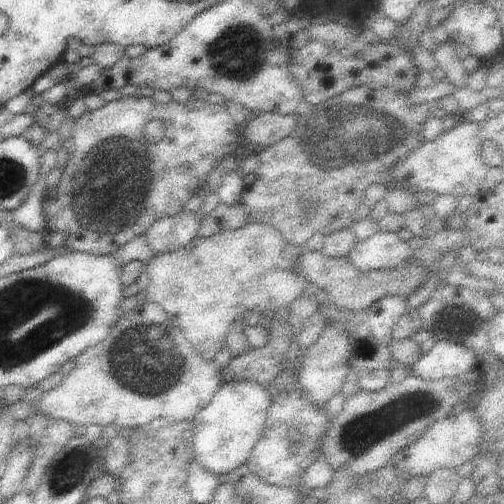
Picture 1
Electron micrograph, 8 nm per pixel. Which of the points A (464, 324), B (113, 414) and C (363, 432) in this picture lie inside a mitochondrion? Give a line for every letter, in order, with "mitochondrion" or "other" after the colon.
A: other
B: other
C: mitochondrion

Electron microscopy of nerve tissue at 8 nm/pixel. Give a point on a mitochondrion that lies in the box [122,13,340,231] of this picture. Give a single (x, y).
(232, 52)

